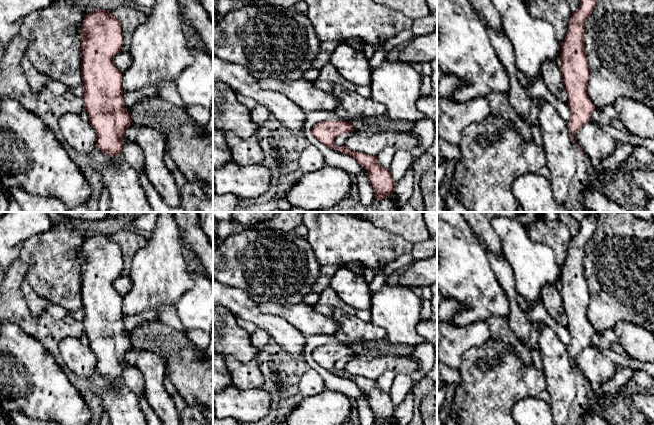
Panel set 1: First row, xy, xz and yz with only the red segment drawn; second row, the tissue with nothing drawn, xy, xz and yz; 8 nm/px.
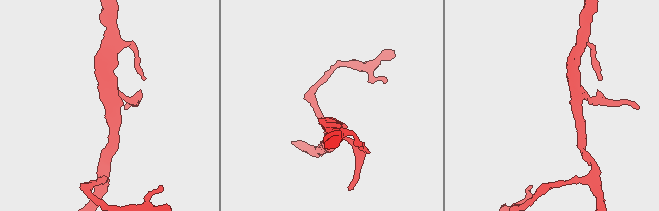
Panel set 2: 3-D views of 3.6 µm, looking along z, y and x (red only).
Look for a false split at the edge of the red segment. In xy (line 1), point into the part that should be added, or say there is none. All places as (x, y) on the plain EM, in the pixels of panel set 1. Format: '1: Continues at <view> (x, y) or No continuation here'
1: No continuation here

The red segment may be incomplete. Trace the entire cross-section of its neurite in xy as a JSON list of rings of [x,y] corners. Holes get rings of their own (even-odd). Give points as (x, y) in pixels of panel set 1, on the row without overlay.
[[[95,234],[84,241],[81,256],[82,287],[81,297],[83,312],[81,314],[85,335],[89,339],[90,347],[97,356],[96,371],[108,380],[118,380],[123,371],[121,362],[125,360],[126,352],[133,348],[129,336],[124,330],[124,315],[122,312],[122,296],[116,292],[113,282],[122,275],[123,259],[120,245],[108,234]]]

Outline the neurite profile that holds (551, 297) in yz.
[[[547,284],[541,291],[541,300],[547,313],[560,325],[567,326],[562,296],[555,284]]]

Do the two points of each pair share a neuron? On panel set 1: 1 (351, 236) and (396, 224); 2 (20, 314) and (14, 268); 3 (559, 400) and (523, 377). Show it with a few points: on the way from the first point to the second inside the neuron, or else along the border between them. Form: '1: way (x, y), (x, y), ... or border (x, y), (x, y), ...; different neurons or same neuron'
1: border (371, 222), (403, 238); different neurons
2: way (14, 303), (14, 279); same neuron
3: border (542, 371), (545, 377), (546, 389); different neurons

